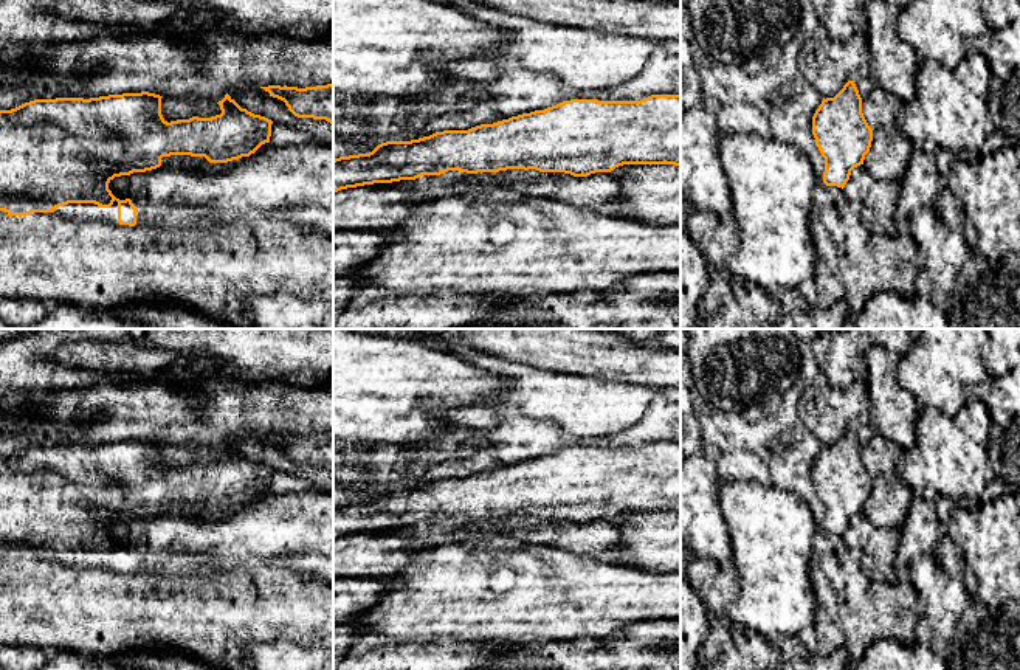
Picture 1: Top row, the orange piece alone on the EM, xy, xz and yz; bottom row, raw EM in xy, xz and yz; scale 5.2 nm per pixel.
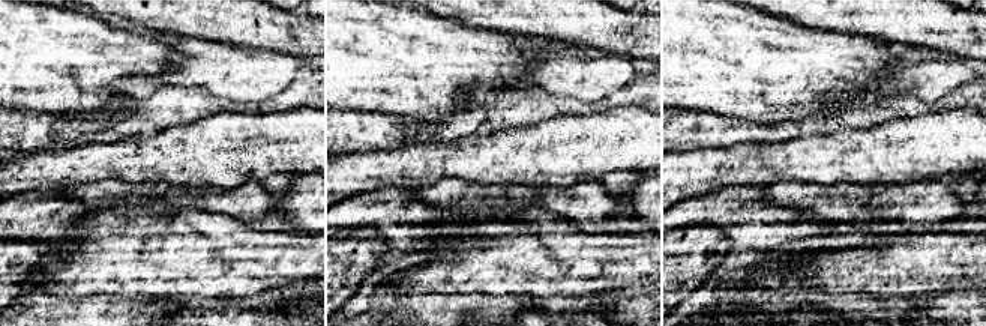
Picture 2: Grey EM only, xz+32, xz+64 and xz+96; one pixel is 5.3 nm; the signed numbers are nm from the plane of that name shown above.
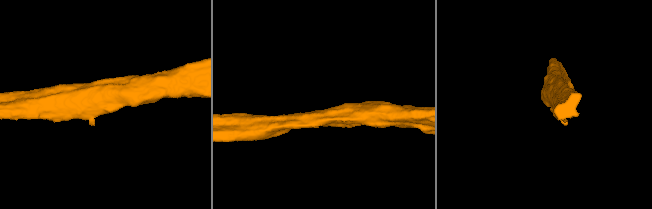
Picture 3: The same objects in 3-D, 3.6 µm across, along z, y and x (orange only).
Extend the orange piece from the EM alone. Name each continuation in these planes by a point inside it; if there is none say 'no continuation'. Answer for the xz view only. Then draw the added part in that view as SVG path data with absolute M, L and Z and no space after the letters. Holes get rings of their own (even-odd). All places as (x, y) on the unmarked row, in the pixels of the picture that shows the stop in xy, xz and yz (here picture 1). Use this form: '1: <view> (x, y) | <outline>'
no continuation

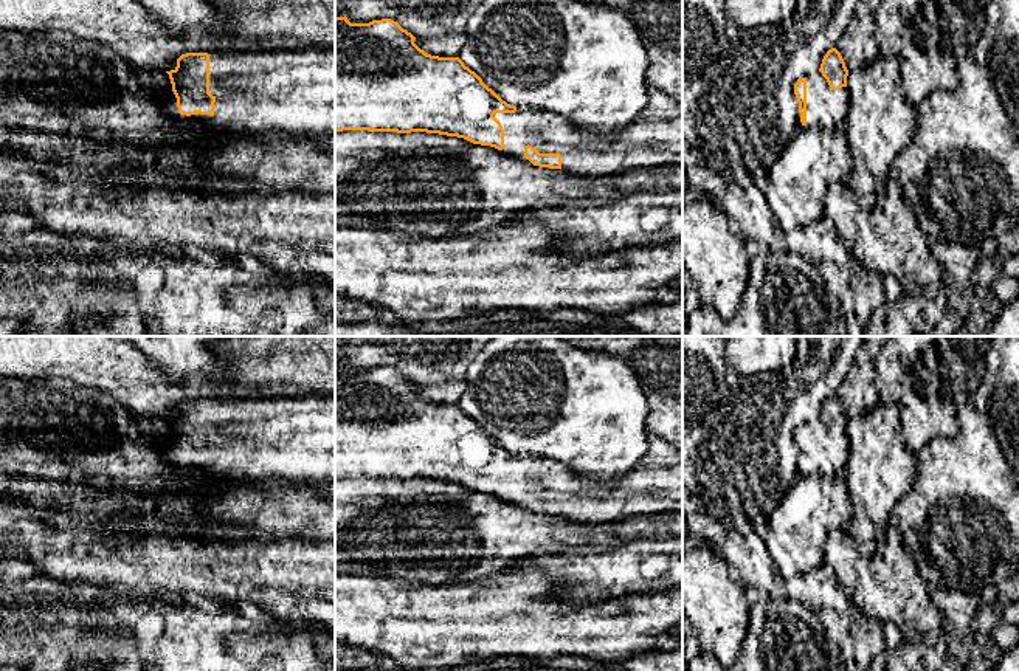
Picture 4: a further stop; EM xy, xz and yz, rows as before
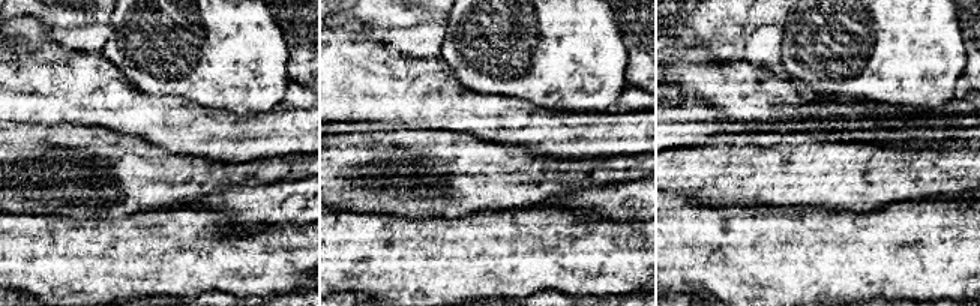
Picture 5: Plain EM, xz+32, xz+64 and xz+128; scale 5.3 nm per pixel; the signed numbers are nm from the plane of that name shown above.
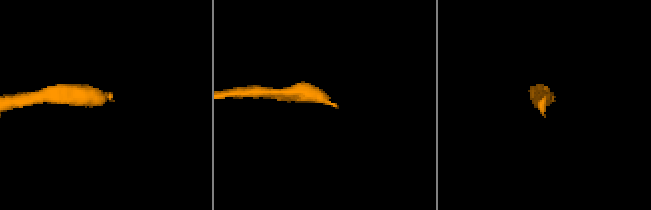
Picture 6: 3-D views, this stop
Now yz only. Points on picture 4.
1: yz (827, 456) | M820 418L807 423L807 471L797 460L797 479L817 480L820 488L831 494L847 493L847 459L850 443L847 434L833 437Z

